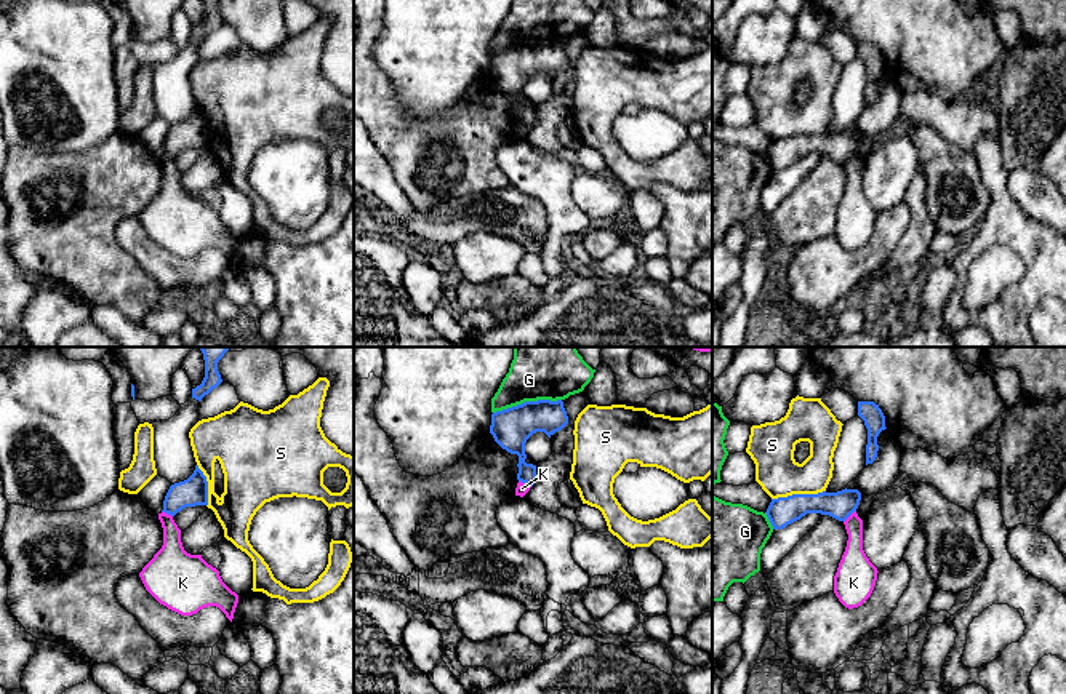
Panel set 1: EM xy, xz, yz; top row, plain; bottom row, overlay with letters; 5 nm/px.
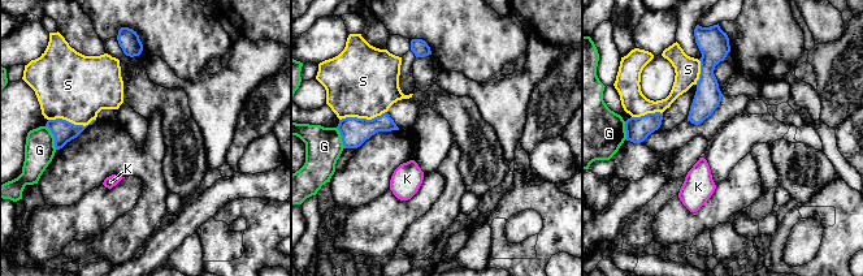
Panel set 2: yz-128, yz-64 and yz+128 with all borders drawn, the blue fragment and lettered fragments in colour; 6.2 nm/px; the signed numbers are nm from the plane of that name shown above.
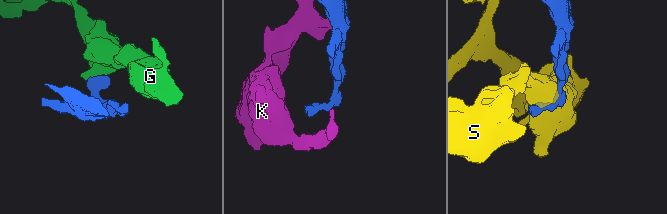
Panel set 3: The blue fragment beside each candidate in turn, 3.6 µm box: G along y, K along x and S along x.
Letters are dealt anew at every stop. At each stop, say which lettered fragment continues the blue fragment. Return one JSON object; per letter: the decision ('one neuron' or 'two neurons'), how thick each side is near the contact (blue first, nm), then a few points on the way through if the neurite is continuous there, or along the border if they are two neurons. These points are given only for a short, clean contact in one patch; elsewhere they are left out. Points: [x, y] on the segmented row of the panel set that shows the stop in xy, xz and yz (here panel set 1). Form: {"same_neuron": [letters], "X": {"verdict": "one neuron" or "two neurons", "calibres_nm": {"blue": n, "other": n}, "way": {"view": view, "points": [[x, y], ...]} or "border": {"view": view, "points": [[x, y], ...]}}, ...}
{"same_neuron": [], "G": {"verdict": "two neurons", "calibres_nm": {"blue": 200, "other": 340}, "border": {"view": "xz", "points": [[561, 398], [525, 400], [493, 413]]}}, "K": {"verdict": "two neurons", "calibres_nm": {"blue": 160, "other": 60}, "border": {"view": "xz", "points": [[519, 480], [530, 486]]}}, "S": {"verdict": "two neurons", "calibres_nm": {"blue": 140, "other": 220}}}

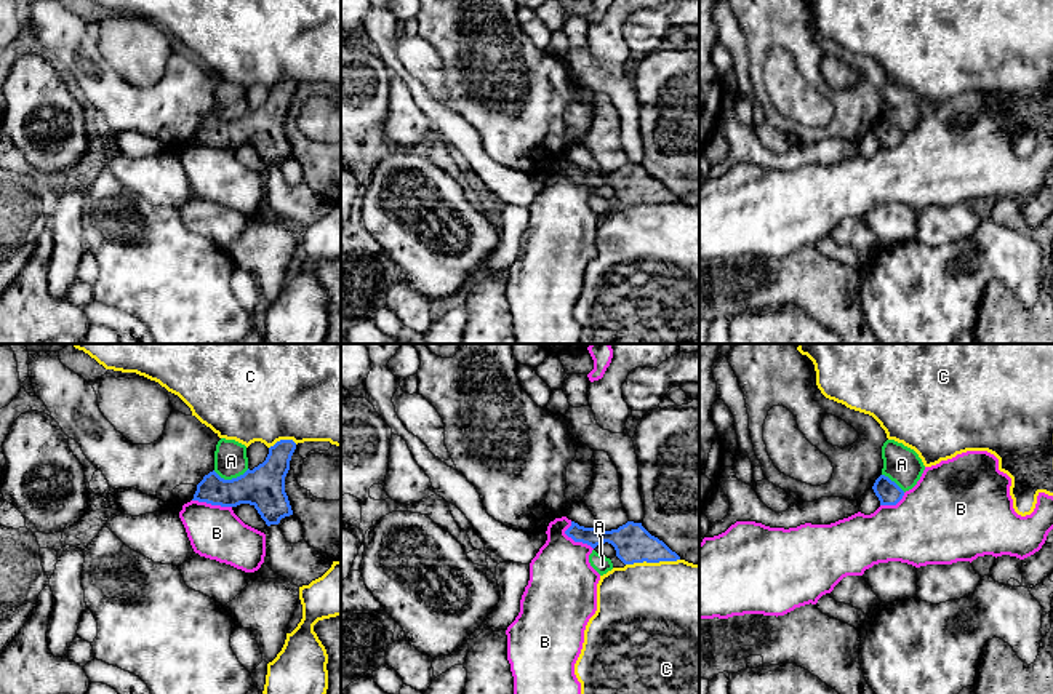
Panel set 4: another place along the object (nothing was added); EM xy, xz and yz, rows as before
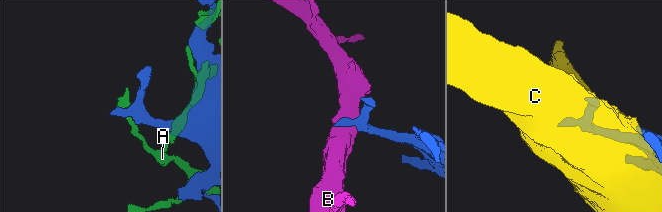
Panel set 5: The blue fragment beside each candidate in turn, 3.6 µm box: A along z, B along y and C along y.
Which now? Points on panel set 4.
{"same_neuron": [], "A": {"verdict": "two neurons", "calibres_nm": {"blue": 200, "other": 170}}, "B": {"verdict": "two neurons", "calibres_nm": {"blue": 120, "other": 340}, "border": {"view": "xz", "points": [[570, 522], [565, 533], [592, 549]]}}, "C": {"verdict": "two neurons", "calibres_nm": {"blue": 190, "other": 500}}}

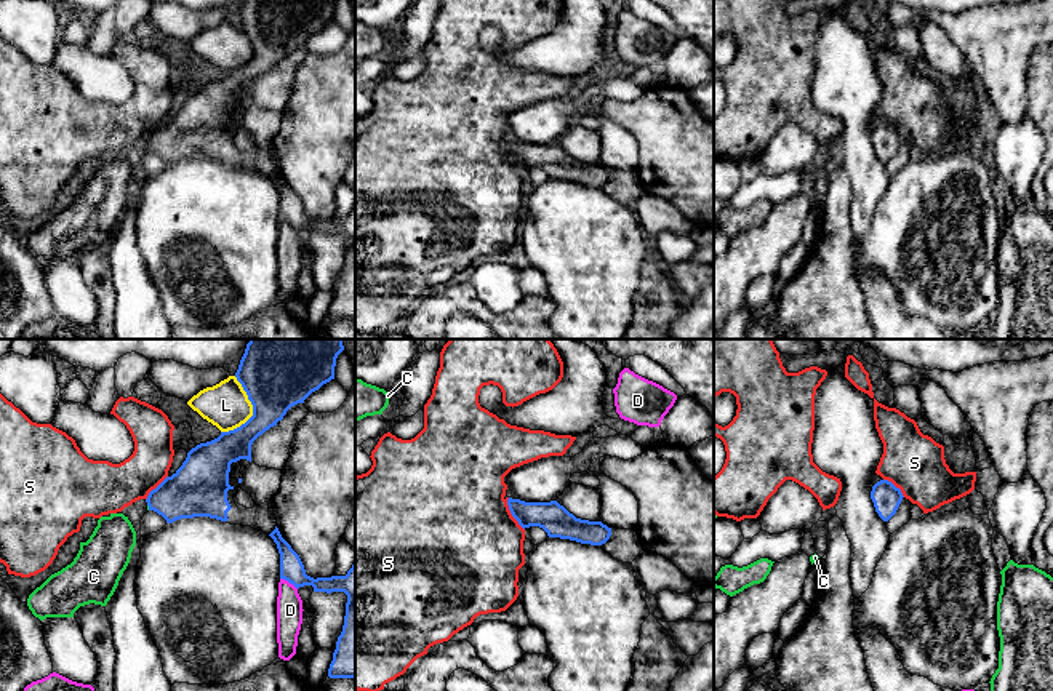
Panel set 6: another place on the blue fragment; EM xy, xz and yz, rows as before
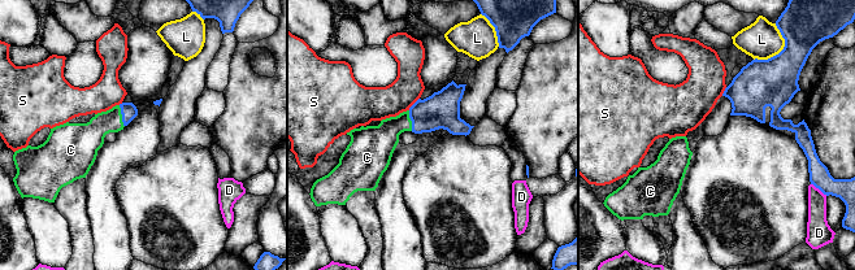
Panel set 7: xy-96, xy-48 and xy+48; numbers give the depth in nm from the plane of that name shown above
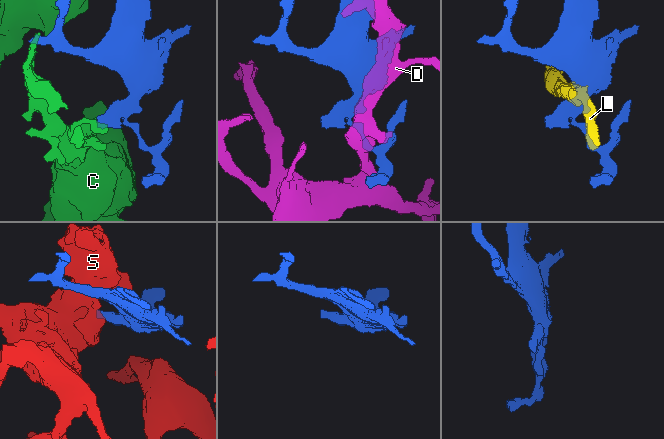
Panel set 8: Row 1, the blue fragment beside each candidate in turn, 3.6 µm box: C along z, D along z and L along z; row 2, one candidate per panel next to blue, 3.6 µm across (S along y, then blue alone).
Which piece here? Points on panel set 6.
{"same_neuron": ["C"], "C": {"verdict": "one neuron", "calibres_nm": {"blue": 280, "other": 20}, "way": {"view": "xy", "points": [[196, 490], [149, 507], [148, 506]]}}, "D": {"verdict": "two neurons", "calibres_nm": {"blue": 120, "other": 130}, "border": {"view": "xy", "points": [[280, 578], [296, 589]]}}, "L": {"verdict": "two neurons", "calibres_nm": {"blue": 380, "other": 240}, "border": {"view": "xy", "points": [[234, 376], [252, 405], [252, 415], [239, 426], [221, 432]]}}, "S": {"verdict": "two neurons", "calibres_nm": {"blue": 160, "other": 500}, "border": {"view": "xz", "points": [[508, 498], [511, 515], [524, 530]]}}}

